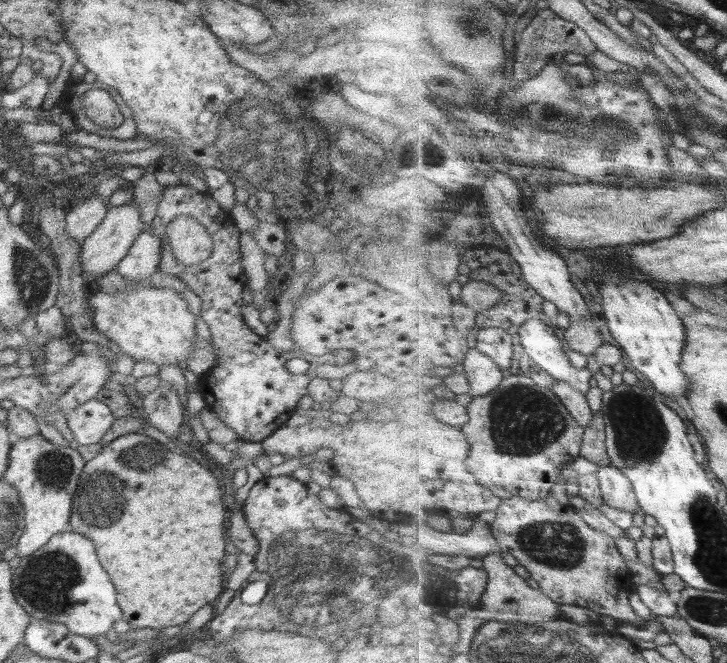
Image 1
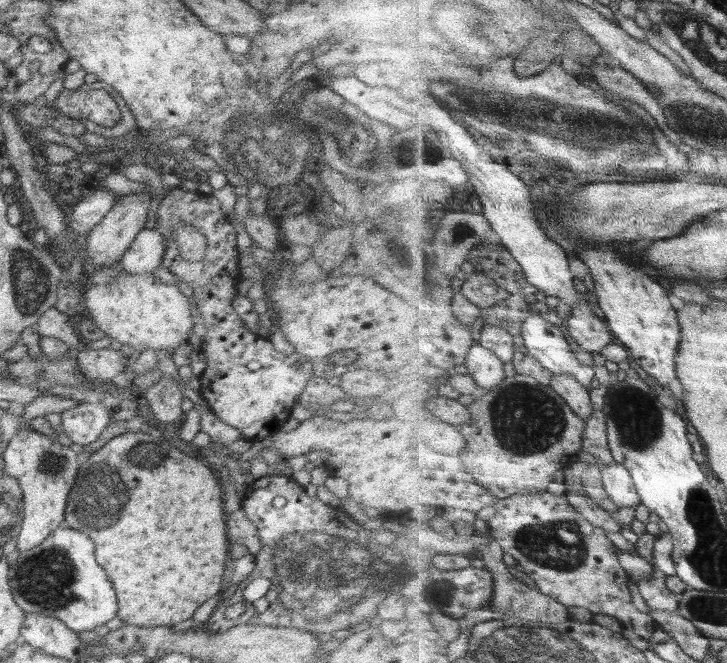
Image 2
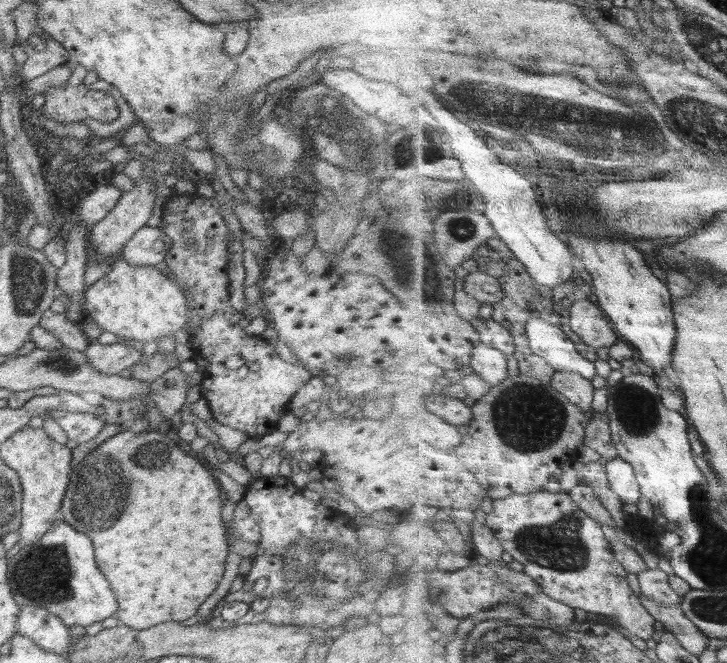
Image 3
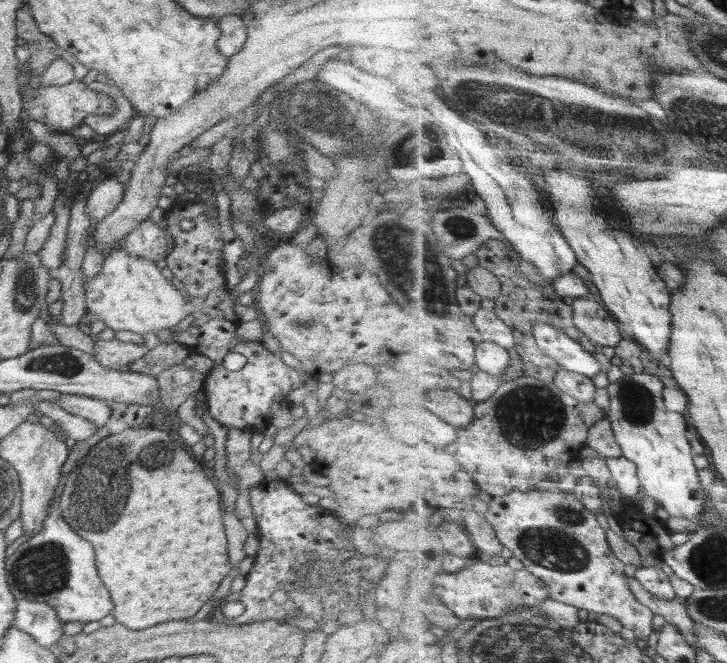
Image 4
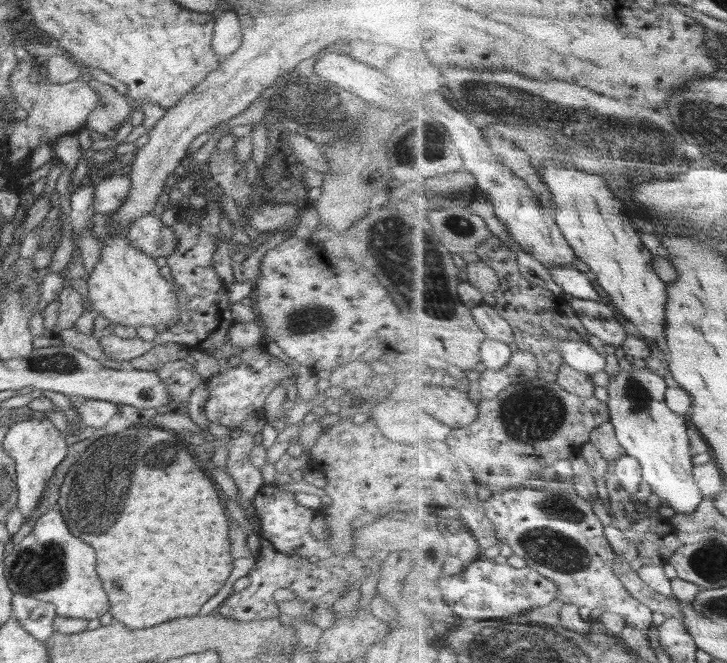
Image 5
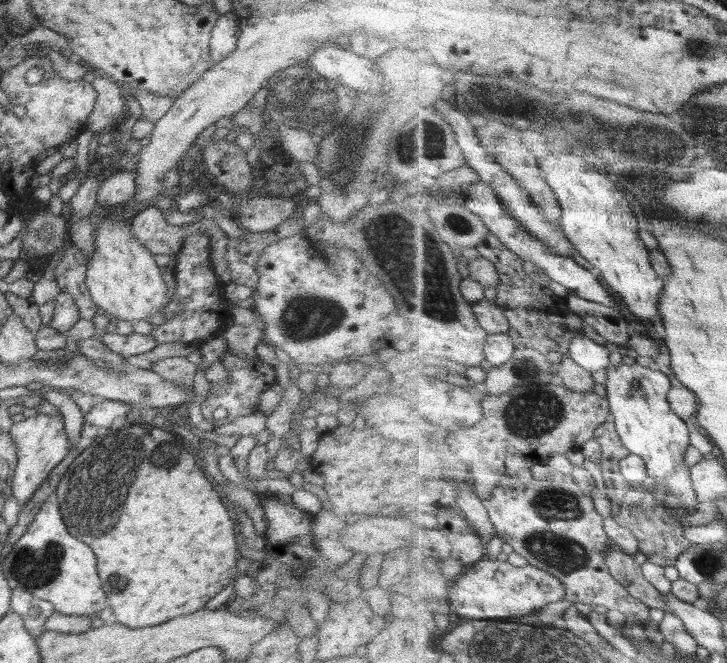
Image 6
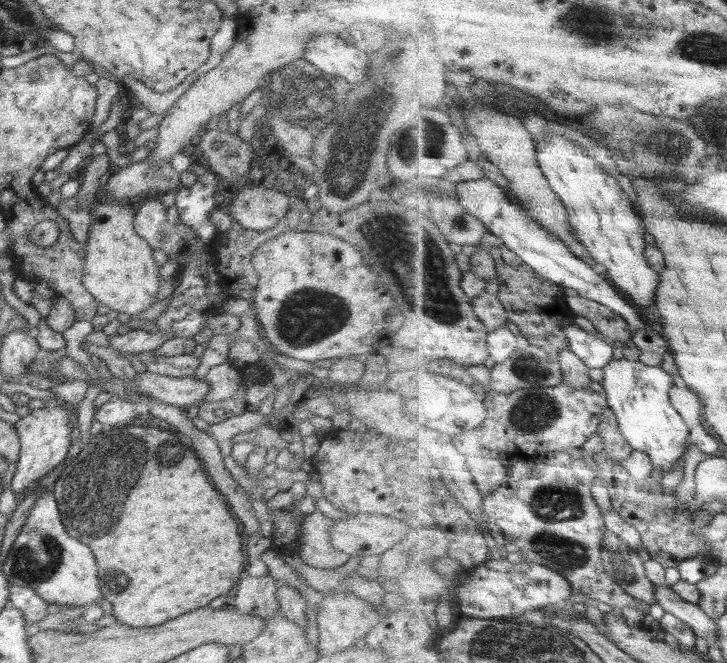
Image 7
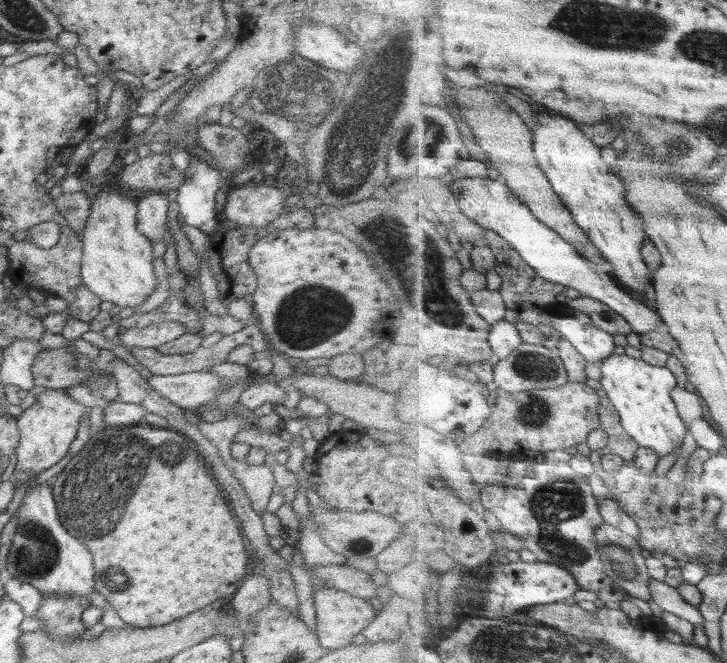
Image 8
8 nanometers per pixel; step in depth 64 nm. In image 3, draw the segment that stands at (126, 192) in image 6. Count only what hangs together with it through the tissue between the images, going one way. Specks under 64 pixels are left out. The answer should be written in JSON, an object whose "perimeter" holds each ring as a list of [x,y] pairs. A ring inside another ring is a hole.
{"perimeter":[[[112,184],[99,185],[78,204],[75,216],[90,229],[112,211],[121,193],[120,189]]]}

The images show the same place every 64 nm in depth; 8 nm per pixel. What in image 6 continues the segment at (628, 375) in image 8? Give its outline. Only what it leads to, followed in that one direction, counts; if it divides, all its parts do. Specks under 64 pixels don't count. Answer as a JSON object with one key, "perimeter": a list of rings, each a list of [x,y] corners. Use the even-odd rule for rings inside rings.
{"perimeter":[[[623,364],[609,369],[609,379],[605,384],[607,398],[611,402],[611,412],[617,424],[618,432],[624,444],[634,453],[644,457],[649,468],[649,476],[657,483],[668,484],[671,500],[675,505],[691,509],[699,502],[699,494],[693,483],[692,468],[686,464],[686,452],[691,444],[691,426],[673,408],[668,394],[672,390],[672,377],[652,368],[644,368],[640,364]]]}

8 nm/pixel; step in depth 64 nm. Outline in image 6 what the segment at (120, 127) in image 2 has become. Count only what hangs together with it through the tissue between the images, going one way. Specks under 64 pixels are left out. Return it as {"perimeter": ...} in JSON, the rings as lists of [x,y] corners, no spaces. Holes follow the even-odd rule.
{"perimeter":[[[95,78],[91,83],[97,93],[94,112],[88,118],[86,129],[101,132],[105,128],[117,126],[129,115],[126,102],[121,96],[121,89],[114,80]]]}

